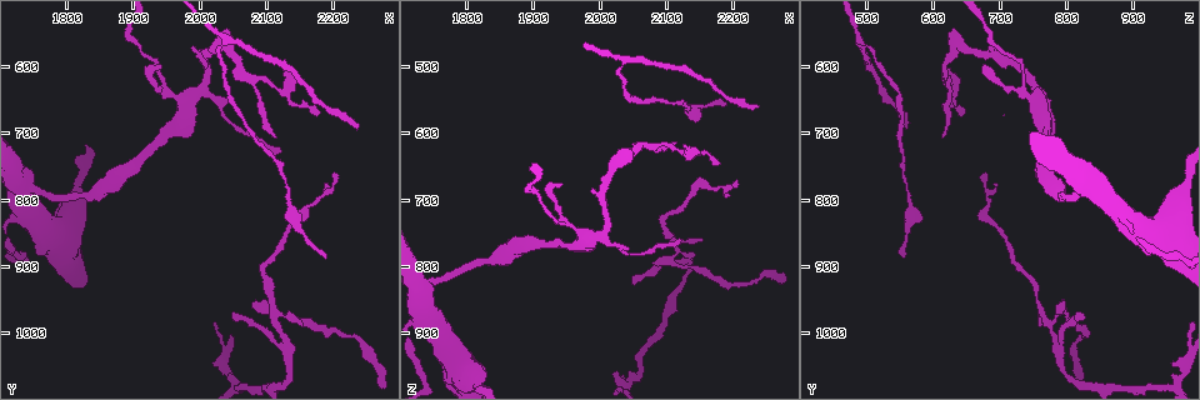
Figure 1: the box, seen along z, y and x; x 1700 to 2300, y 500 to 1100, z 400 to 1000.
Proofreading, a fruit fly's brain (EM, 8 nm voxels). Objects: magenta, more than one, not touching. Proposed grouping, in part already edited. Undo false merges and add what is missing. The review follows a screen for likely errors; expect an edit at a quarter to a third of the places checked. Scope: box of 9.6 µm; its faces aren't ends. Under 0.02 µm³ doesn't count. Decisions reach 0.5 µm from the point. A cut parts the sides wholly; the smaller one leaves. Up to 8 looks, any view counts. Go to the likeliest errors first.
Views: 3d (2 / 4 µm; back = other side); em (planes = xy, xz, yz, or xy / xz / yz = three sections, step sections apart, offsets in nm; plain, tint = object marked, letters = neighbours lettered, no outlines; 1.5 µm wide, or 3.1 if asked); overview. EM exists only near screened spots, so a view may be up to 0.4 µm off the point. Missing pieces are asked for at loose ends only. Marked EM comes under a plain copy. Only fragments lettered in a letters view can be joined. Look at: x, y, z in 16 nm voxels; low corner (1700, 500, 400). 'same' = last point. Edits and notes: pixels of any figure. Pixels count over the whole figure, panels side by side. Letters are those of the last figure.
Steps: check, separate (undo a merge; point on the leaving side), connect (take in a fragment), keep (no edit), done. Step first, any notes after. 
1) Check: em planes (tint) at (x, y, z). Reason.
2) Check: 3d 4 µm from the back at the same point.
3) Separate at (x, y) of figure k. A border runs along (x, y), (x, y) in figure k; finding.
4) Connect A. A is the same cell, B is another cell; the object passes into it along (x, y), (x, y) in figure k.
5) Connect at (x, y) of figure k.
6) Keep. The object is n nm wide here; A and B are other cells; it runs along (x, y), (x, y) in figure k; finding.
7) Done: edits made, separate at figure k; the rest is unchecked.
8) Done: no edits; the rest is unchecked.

Check: 3d 2 µm at (2190, 885, 555). Branch stops here.

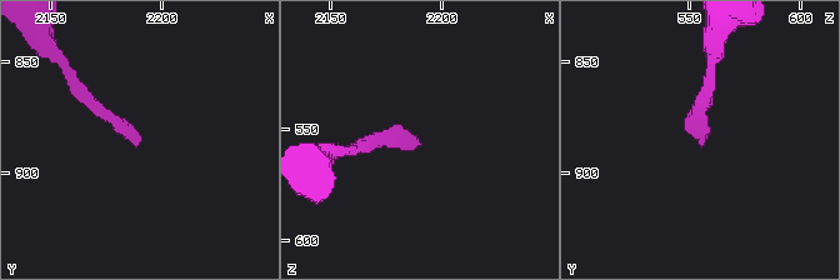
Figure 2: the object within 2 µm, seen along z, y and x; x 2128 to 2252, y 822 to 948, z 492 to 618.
Check: em yz step 4 (tint) at (2190, 886, 558). Shape alone is not enough.

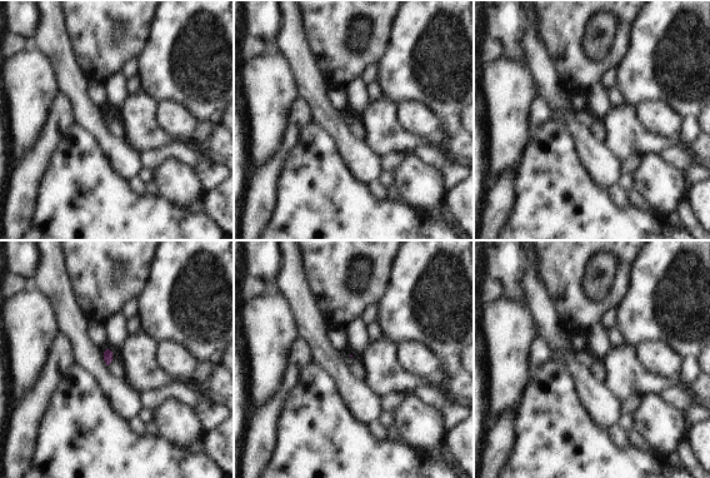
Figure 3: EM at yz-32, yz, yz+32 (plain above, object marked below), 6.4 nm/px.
Check: em planes (letters) at the same point.

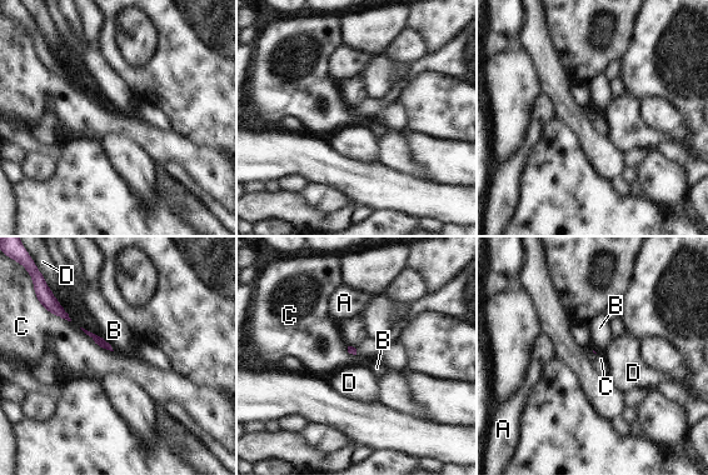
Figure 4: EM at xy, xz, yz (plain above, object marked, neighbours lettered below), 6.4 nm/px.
Keep. The longest contact is with C, 280 nm; A, B, C and D are other cells; a border runs along (79, 328), (100, 346), (113, 351) in figure 4; no lettered fragment goes on from it.

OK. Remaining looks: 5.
Check: 3d 2 µm at (2240, 690, 555). Tapers out.

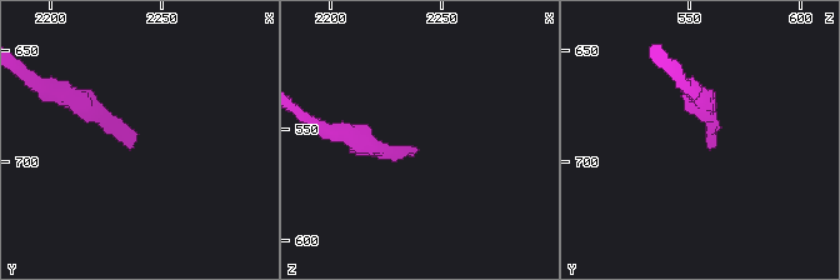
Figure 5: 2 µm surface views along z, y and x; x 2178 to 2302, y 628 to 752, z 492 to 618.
Check: em planes (letters) at (2237, 692, 558). Need the tissue.

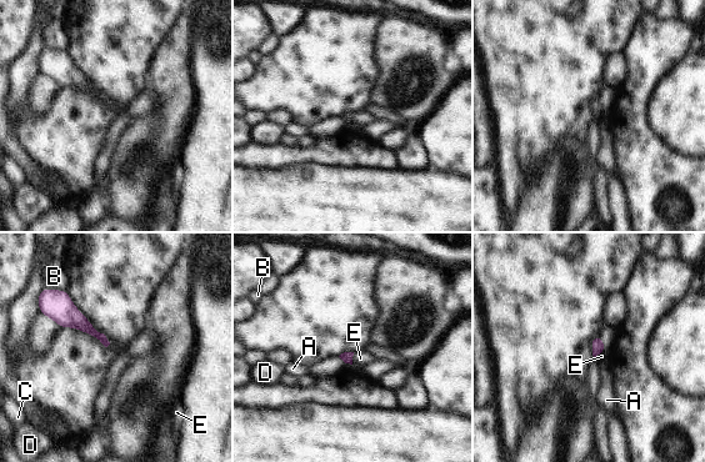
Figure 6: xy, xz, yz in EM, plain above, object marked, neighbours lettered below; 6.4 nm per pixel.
Connect at (360, 358) of figure 6. E is the same cell, A, B, C and D are other cells; the neuron continues.

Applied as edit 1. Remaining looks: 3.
Check: overview. See it whole again.

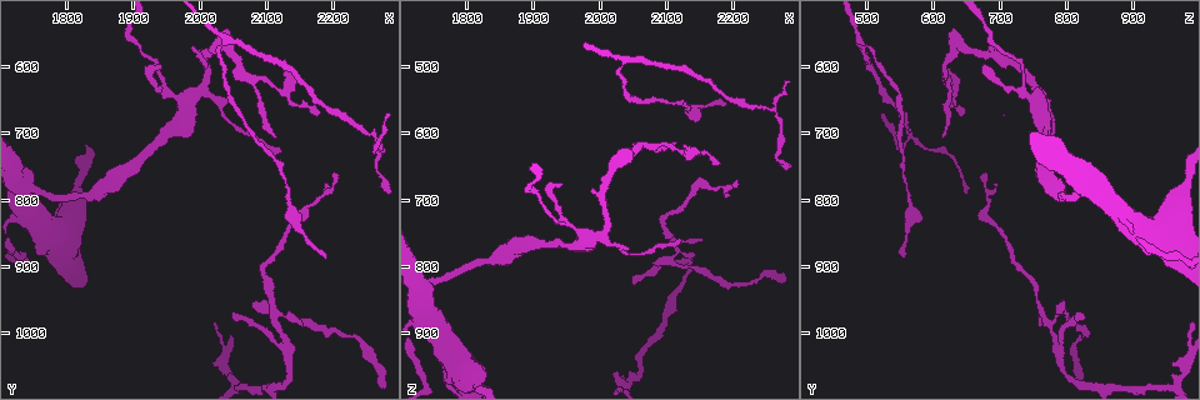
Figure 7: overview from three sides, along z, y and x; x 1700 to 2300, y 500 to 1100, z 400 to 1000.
Check: em planes (letters) at (2080, 950, 795). Tapers out.

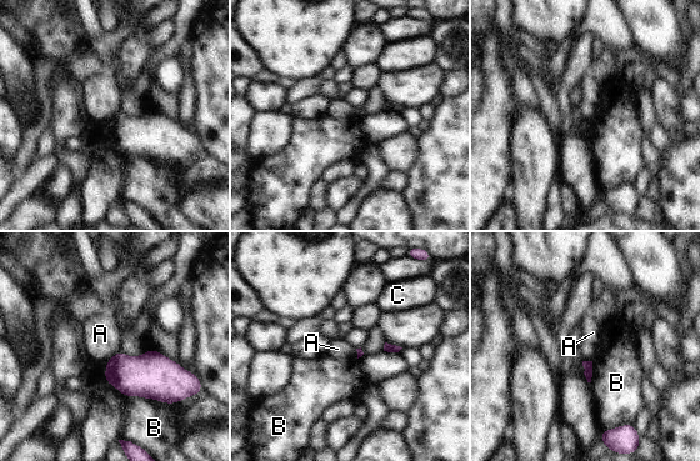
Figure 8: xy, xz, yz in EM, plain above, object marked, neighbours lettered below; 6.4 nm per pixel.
Keep. The longest contact is with B, 260 nm; A, B and C are other cells; no lettered fragment goes on from it.

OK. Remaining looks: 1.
Done: edits made, connect at figure 6; the rest is unchecked.

